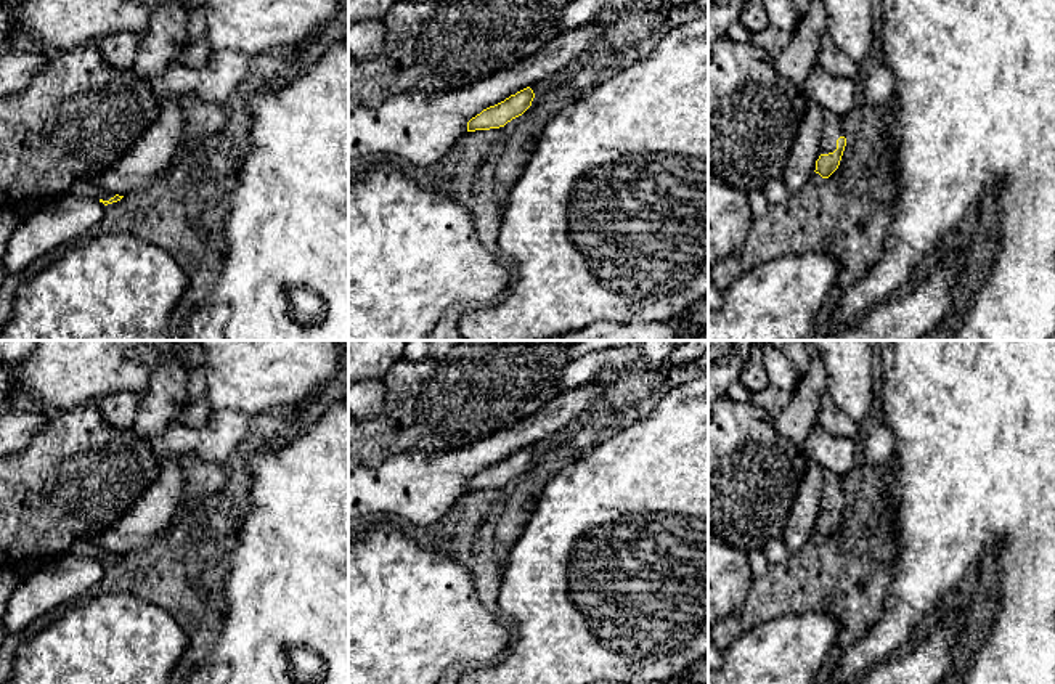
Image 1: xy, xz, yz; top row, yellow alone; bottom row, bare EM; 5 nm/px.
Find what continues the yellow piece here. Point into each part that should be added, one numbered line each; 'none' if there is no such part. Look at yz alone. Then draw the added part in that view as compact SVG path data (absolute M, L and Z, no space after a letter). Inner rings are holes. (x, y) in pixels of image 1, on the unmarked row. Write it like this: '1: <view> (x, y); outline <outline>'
1: yz (832, 485); outline M824 469L819 515L833 512L840 496L843 496L843 478Z

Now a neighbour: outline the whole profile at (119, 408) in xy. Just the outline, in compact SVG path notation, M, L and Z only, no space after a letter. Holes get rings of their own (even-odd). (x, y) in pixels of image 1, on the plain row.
M120 390L96 401L104 417L117 429L132 427L140 405L140 392Z

